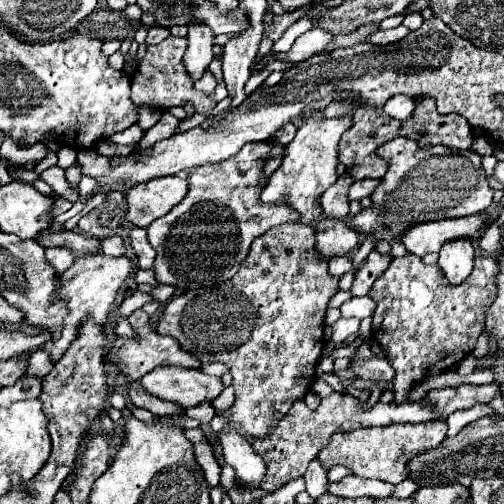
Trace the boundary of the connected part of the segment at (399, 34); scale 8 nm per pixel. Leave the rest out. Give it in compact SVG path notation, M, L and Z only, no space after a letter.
M397 26L397 28L391 28L391 30L381 30L381 32L375 32L369 42L371 44L377 44L377 46L387 46L387 44L395 44L399 42L403 36L407 36L411 30L405 28L405 26Z

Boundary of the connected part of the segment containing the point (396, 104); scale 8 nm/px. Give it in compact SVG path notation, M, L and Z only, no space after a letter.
M397 94L397 96L389 98L389 102L385 102L383 112L387 112L387 114L393 116L393 118L403 120L403 118L409 118L409 116L411 116L413 108L415 108L415 102L413 102L411 98L407 98L407 96L403 96L403 94Z

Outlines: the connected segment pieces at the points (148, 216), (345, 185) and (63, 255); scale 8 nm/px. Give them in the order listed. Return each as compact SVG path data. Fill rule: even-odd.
M177 176L157 178L139 186L133 186L127 192L127 220L133 226L147 228L153 220L167 214L177 202L187 194L187 180Z
M343 174L339 176L339 180L335 182L335 186L331 186L323 198L321 198L321 206L323 206L323 214L327 218L345 218L349 214L349 186L353 184L353 176L351 174Z
M61 246L45 248L45 256L47 256L47 262L49 262L57 272L67 270L67 268L71 266L71 262L73 262L73 254L71 254L71 250L61 248Z

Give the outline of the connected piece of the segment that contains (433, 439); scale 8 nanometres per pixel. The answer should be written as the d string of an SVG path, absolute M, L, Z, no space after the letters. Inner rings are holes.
M431 420L421 424L389 424L379 428L335 432L329 444L319 452L319 460L327 468L331 468L333 464L341 464L359 478L375 478L375 480L399 484L409 474L407 464L411 462L411 458L437 448L445 440L445 432L447 432L445 420Z

